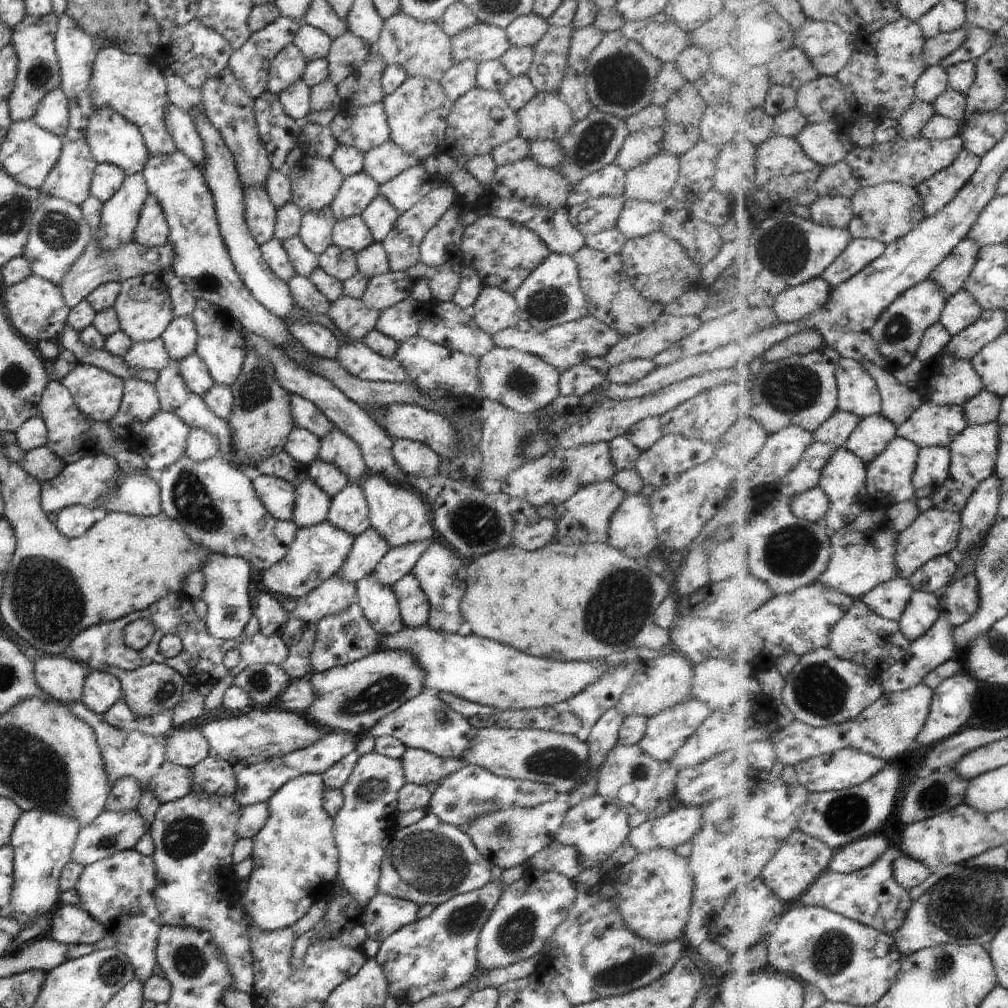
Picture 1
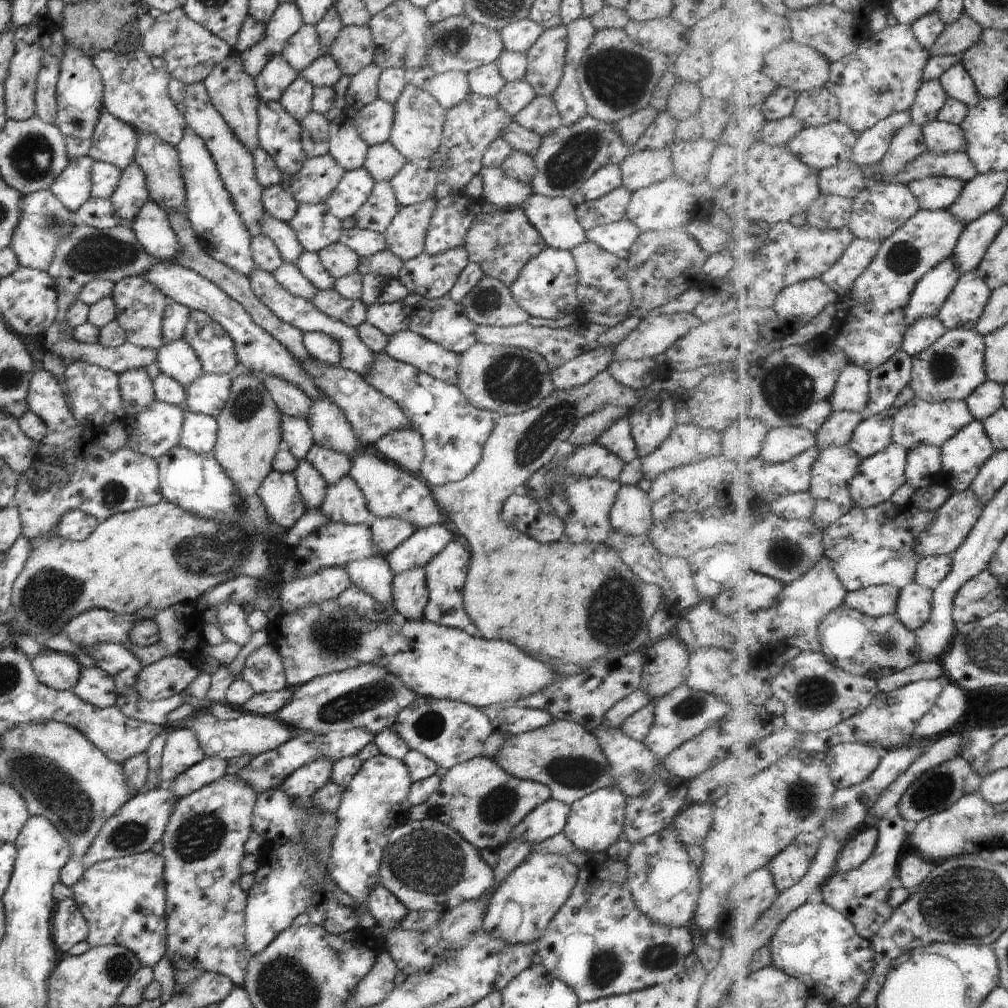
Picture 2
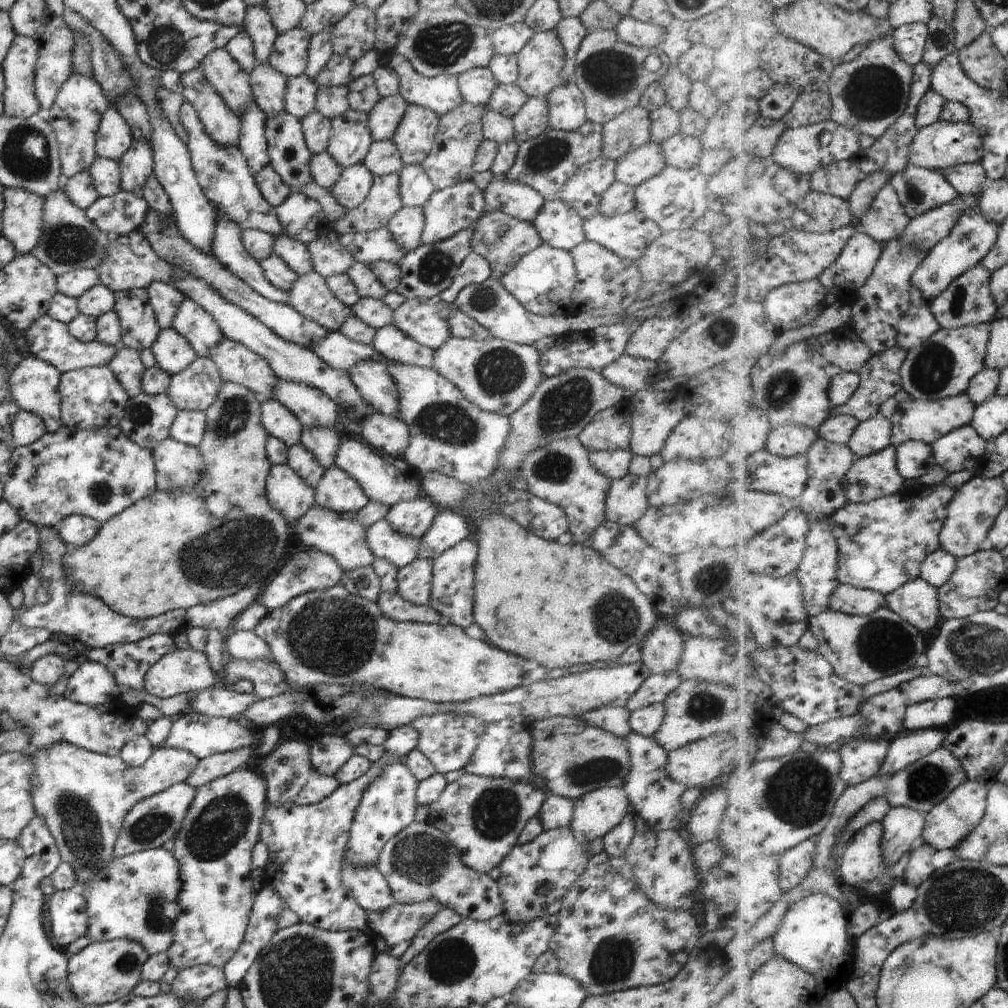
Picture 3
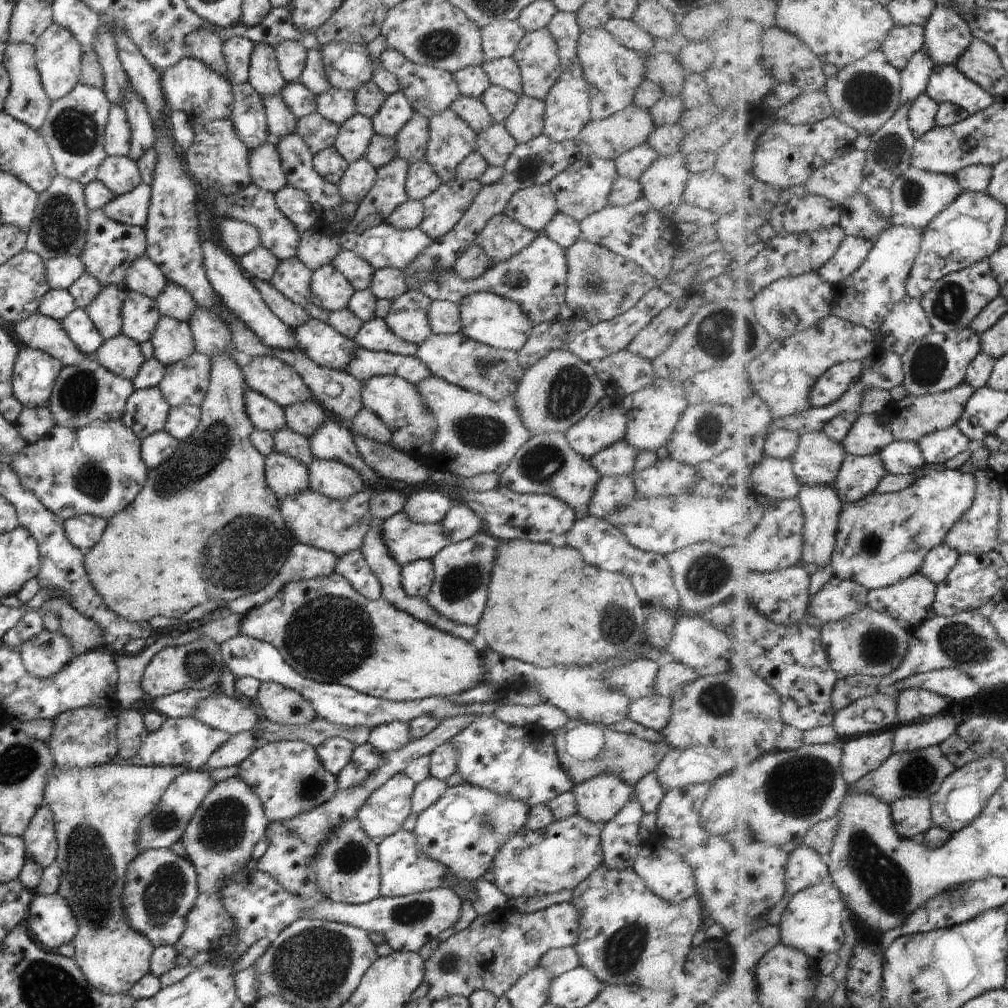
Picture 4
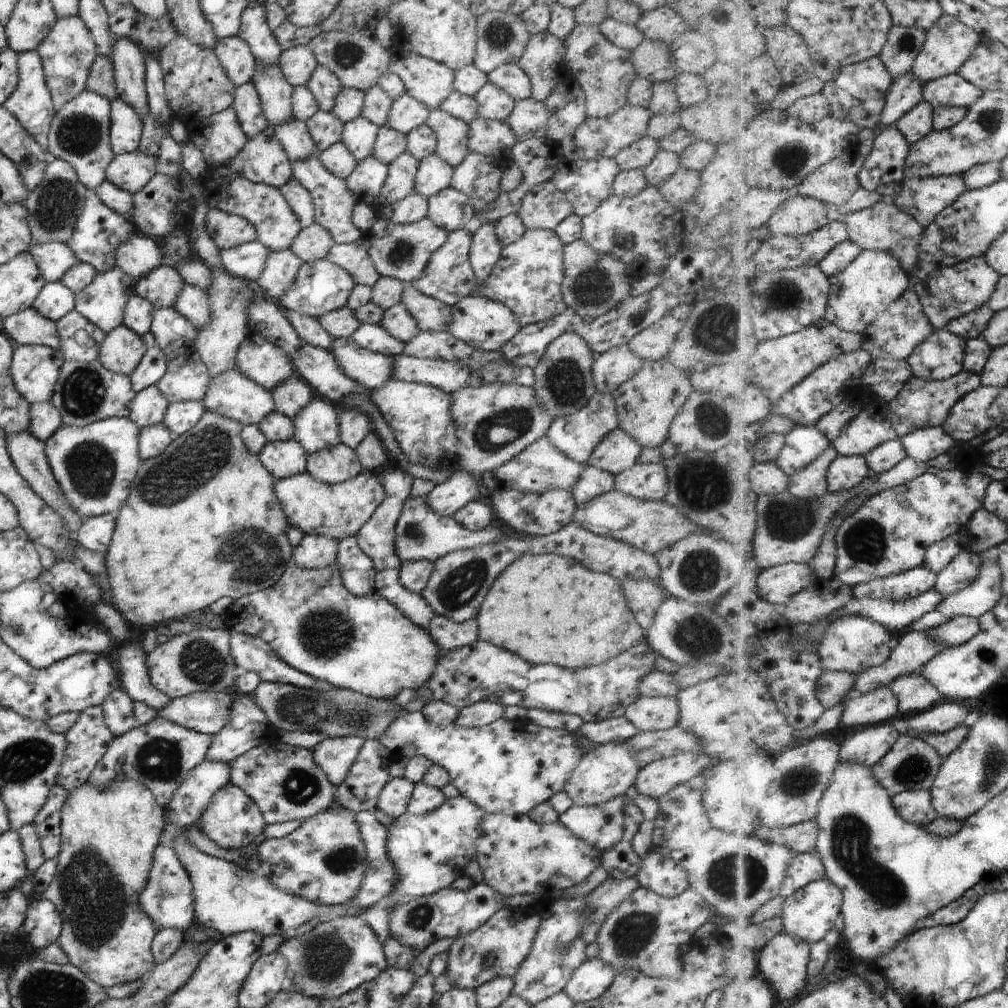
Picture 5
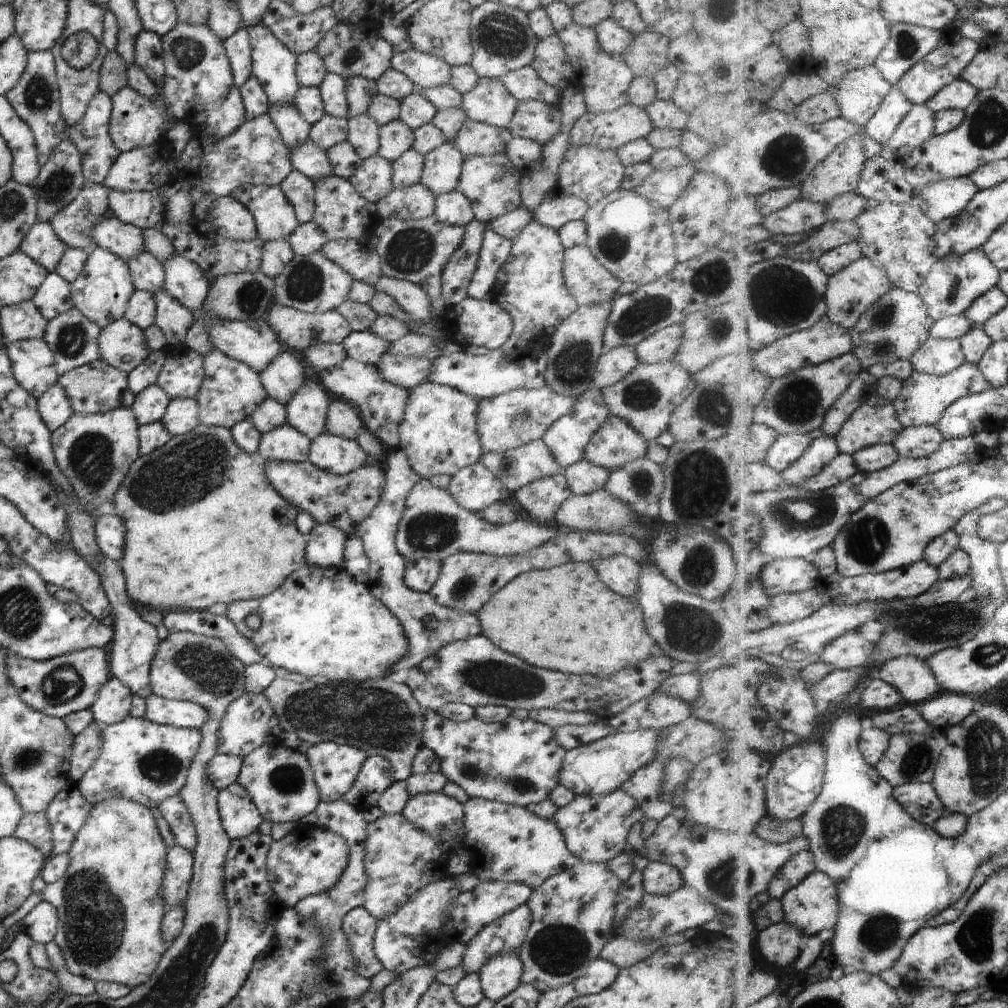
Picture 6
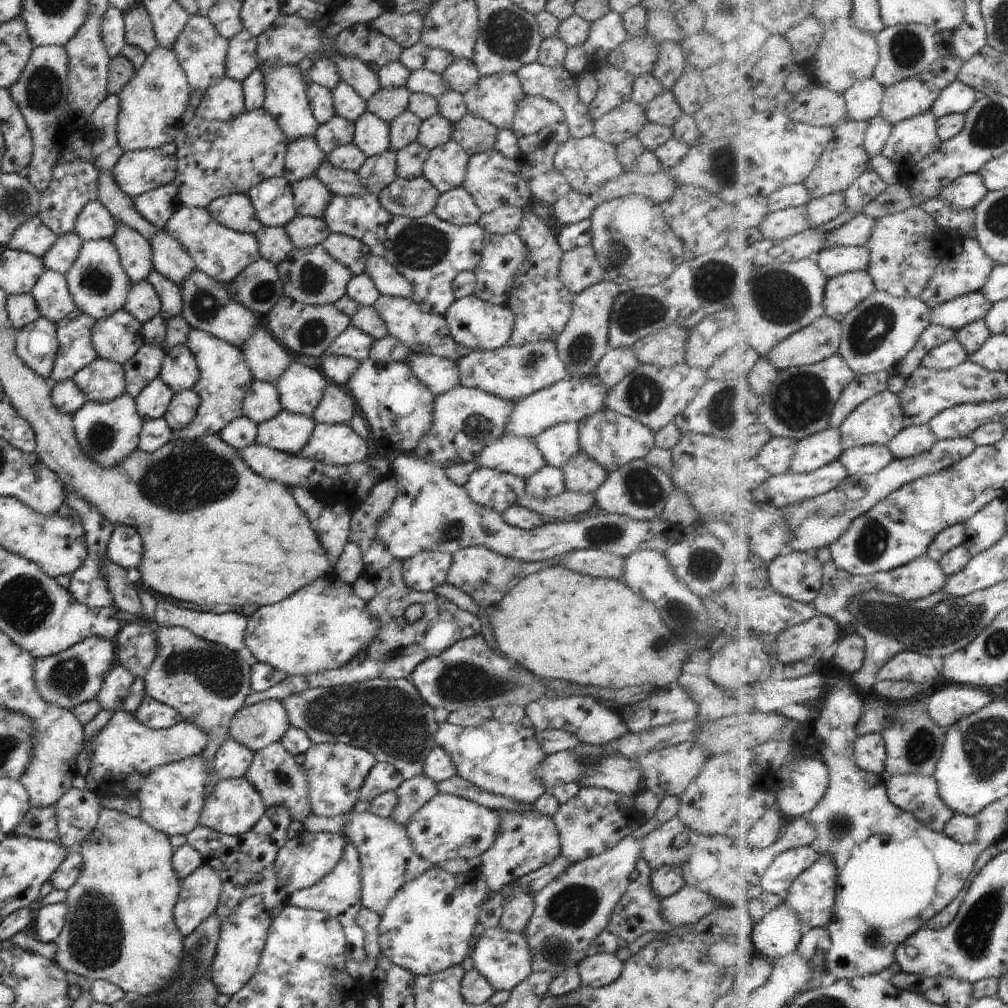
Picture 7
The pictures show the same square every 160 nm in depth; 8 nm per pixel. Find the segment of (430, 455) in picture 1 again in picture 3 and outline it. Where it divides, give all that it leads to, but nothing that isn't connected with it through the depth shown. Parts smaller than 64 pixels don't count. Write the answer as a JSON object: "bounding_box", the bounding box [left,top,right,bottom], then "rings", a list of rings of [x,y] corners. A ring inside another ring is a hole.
{"bounding_box":[360,413,411,457],"rings":[[[372,413],[360,422],[362,438],[372,449],[402,457],[411,436],[405,422],[398,417],[382,413]]]}

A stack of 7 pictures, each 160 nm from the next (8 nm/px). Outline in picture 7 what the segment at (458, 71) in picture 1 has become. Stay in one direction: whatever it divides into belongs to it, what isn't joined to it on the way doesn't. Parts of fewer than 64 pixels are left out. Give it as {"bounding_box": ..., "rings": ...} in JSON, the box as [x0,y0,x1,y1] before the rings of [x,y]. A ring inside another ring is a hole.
{"bounding_box":[399,41,455,75],"rings":[[[419,41],[403,50],[399,62],[406,66],[408,71],[424,68],[424,70],[442,75],[446,68],[455,62],[455,59],[450,52],[440,50],[440,48],[430,48]]]}

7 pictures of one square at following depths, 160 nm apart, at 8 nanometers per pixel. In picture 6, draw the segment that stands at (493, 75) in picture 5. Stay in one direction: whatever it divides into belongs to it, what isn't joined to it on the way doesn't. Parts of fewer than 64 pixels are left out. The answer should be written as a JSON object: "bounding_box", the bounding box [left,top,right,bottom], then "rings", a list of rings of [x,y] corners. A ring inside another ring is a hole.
{"bounding_box":[499,66,561,106],"rings":[[[526,66],[519,70],[508,72],[506,76],[499,78],[506,89],[516,100],[534,100],[544,102],[552,106],[559,106],[561,93],[554,86],[546,84],[536,73],[534,68]]]}

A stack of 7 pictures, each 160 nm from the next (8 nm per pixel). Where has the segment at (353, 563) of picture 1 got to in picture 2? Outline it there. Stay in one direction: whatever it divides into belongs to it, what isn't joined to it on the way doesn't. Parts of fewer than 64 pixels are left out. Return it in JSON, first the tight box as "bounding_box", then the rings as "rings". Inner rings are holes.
{"bounding_box":[369,519,416,556],"rings":[[[378,519],[369,526],[376,556],[386,556],[398,548],[416,529],[404,519]]]}

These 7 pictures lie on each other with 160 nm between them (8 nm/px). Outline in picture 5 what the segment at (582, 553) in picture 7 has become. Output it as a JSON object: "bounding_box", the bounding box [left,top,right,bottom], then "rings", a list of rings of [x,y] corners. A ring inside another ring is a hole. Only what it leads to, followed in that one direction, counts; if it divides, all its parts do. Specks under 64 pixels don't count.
{"bounding_box":[619,579,666,631],"rings":[[[620,579],[619,581],[626,592],[628,606],[637,623],[645,631],[648,630],[655,621],[654,617],[666,593],[659,584],[646,579]]]}

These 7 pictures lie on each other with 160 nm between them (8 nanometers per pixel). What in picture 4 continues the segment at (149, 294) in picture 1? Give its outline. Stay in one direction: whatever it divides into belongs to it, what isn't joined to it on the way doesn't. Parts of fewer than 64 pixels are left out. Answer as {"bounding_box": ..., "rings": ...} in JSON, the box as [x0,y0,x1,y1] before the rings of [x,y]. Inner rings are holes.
{"bounding_box":[122,291,160,345],"rings":[[[128,291],[122,306],[122,332],[140,345],[152,341],[160,314],[154,299],[135,291]]]}

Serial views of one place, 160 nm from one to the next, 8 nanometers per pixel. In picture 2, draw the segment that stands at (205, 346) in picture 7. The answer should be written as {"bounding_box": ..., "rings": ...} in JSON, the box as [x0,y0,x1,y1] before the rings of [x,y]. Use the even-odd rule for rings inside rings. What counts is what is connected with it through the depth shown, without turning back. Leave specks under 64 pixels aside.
{"bounding_box":[280,415,314,460],"rings":[[[282,415],[280,426],[283,447],[287,448],[298,460],[305,459],[314,444],[310,424],[304,419]]]}

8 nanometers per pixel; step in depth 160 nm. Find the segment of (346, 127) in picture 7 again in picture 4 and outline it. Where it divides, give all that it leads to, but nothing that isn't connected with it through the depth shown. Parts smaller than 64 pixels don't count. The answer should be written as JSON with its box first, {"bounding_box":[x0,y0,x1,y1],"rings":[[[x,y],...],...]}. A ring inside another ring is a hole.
{"bounding_box":[296,112,340,156],"rings":[[[318,112],[297,120],[296,132],[314,156],[326,148],[334,147],[340,128]]]}

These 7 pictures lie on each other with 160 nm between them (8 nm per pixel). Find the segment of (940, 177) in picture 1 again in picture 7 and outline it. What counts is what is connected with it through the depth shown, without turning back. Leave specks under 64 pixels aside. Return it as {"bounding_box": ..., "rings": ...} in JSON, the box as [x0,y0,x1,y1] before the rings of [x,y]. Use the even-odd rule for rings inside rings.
{"bounding_box":[941,172,990,210],"rings":[[[976,172],[958,178],[958,181],[946,189],[941,196],[950,200],[950,204],[960,210],[964,208],[975,210],[990,192],[984,181],[984,174]]]}

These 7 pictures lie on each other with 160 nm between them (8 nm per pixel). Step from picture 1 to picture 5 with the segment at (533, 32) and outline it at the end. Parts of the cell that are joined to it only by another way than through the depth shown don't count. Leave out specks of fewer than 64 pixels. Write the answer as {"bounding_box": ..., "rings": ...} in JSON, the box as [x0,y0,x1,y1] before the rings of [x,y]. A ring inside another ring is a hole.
{"bounding_box":[473,11,530,74],"rings":[[[490,11],[476,16],[476,49],[473,65],[484,74],[507,63],[517,63],[524,54],[530,34],[520,16],[503,11]]]}

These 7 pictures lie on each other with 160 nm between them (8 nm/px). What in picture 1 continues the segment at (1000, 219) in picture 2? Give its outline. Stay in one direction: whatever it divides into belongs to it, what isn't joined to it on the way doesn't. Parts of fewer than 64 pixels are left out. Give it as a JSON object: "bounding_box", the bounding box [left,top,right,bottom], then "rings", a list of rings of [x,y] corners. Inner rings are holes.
{"bounding_box":[930,237,981,301],"rings":[[[966,237],[949,257],[930,275],[945,291],[948,301],[956,296],[972,276],[981,254],[981,244]]]}

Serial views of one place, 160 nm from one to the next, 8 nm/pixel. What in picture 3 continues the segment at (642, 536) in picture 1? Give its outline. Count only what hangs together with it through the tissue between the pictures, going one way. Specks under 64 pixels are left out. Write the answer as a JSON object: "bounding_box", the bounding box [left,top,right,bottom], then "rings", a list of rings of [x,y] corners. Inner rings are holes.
{"bounding_box":[605,472,649,526],"rings":[[[630,472],[622,478],[611,479],[605,500],[606,520],[634,526],[649,507],[646,483],[646,477],[637,477]]]}

